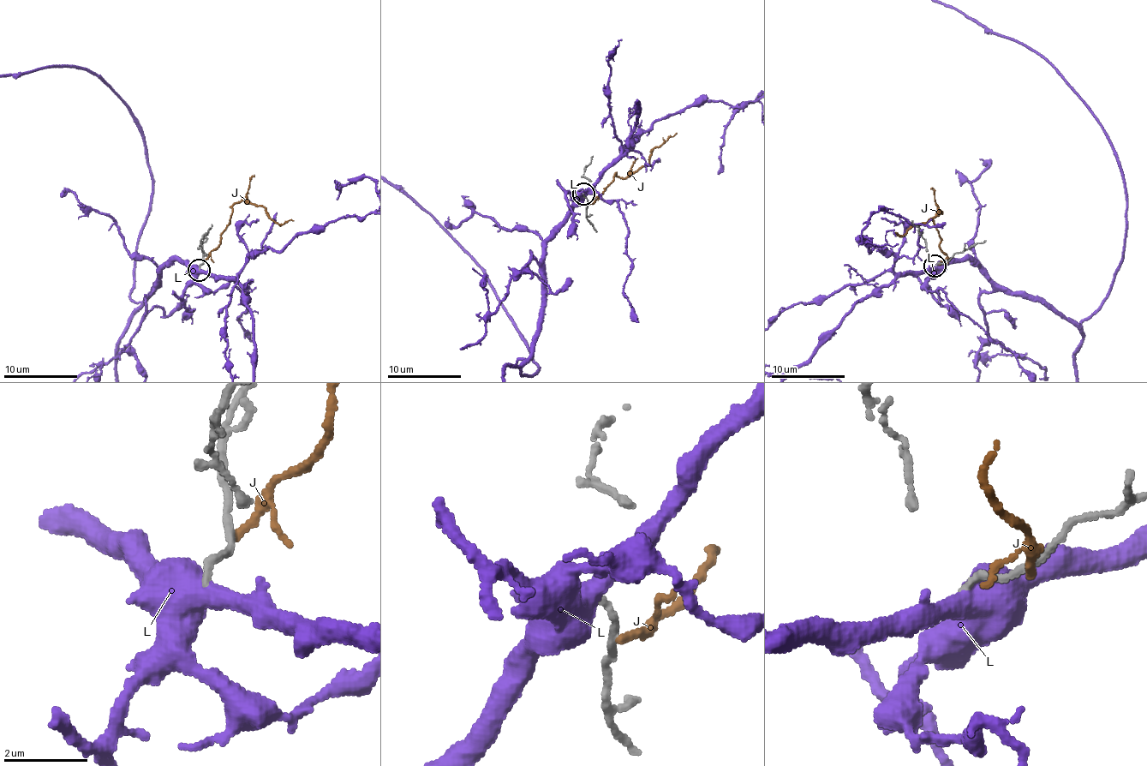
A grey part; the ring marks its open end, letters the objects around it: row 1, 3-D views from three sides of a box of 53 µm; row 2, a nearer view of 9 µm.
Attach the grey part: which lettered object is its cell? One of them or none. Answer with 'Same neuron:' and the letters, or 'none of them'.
Same neuron: none of them

